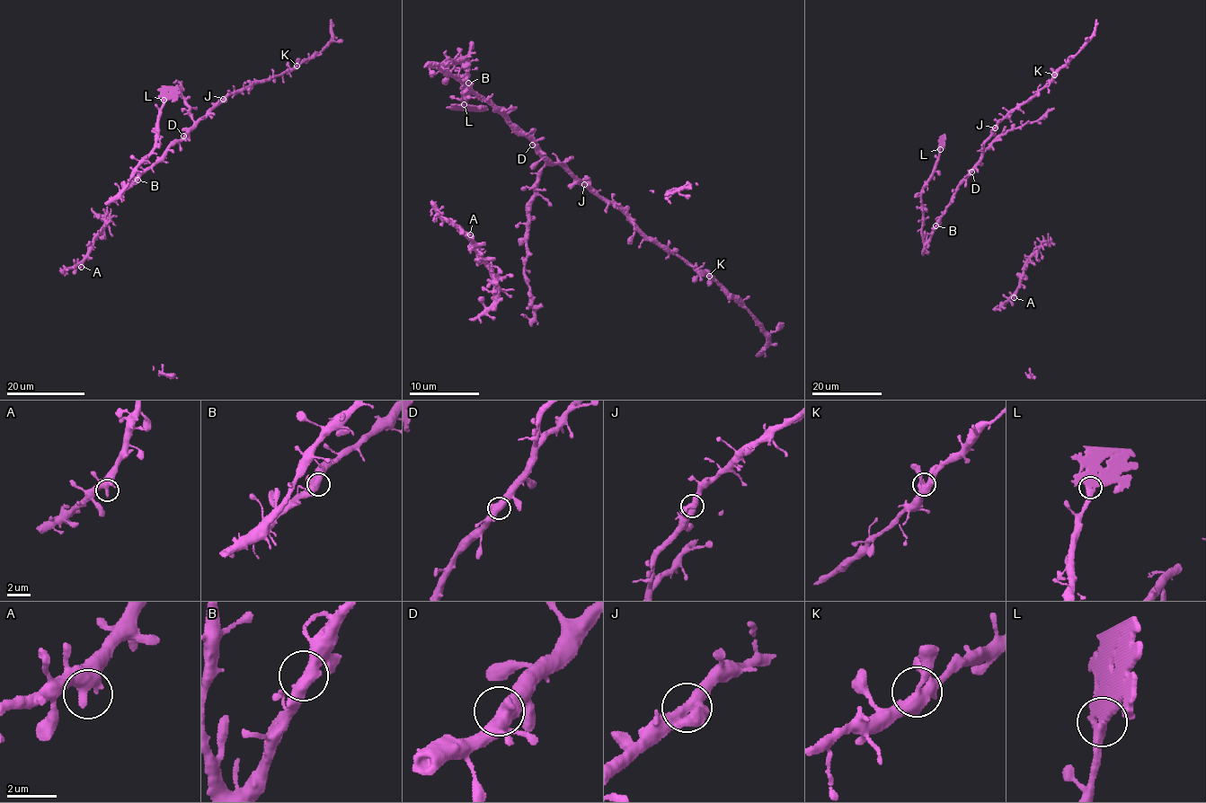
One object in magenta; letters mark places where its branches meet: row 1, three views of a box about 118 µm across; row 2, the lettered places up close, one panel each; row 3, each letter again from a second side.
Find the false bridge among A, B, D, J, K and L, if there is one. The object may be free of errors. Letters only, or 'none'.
L

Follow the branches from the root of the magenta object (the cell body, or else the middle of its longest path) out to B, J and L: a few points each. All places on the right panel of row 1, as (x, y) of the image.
B: (946, 208), (935, 225)
J: (946, 208), (953, 191), (979, 160), (985, 142), (995, 127)
L: (946, 208), (926, 241), (922, 232), (925, 210), (921, 190), (940, 149)

